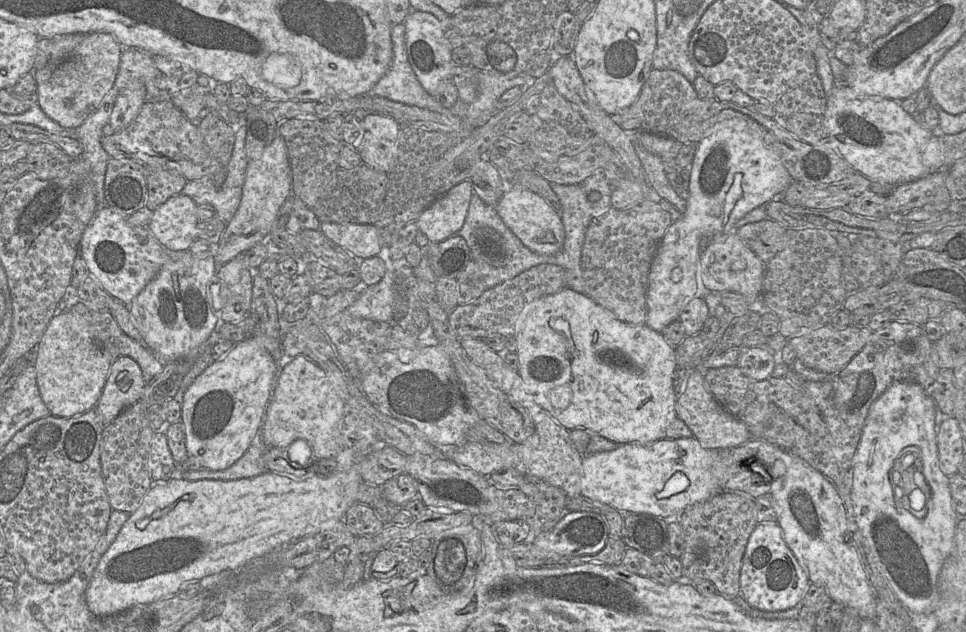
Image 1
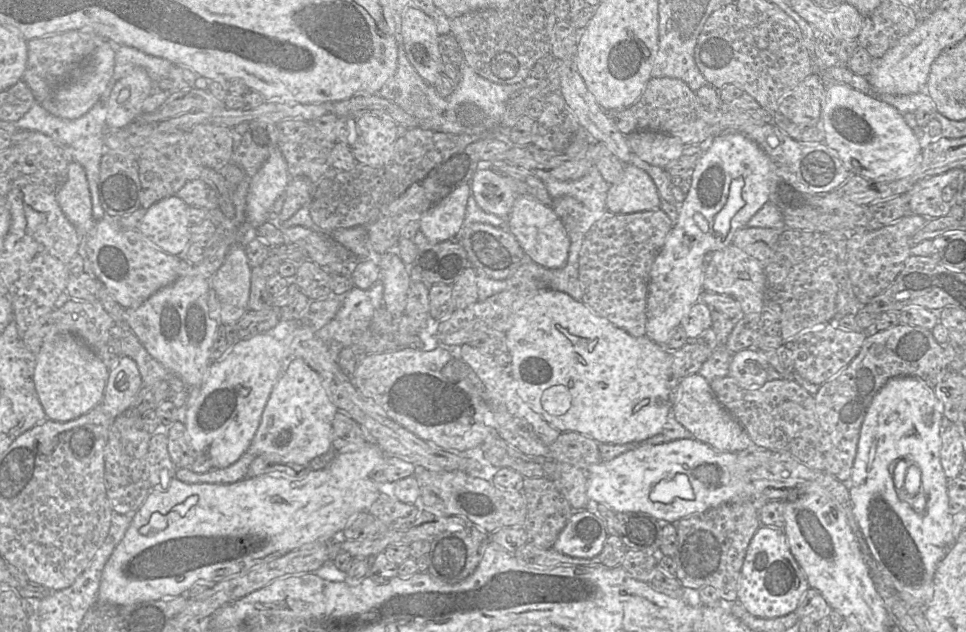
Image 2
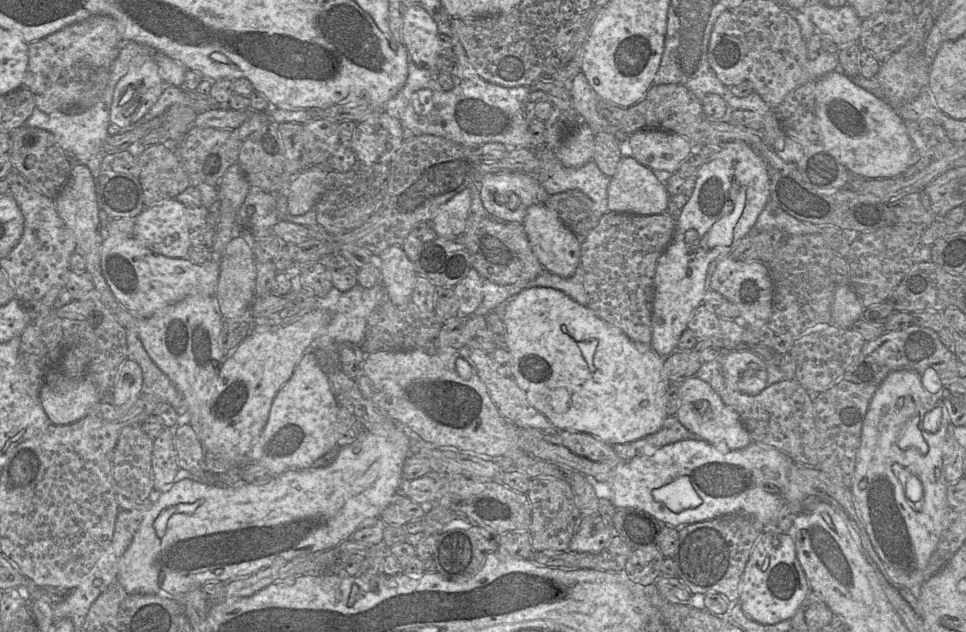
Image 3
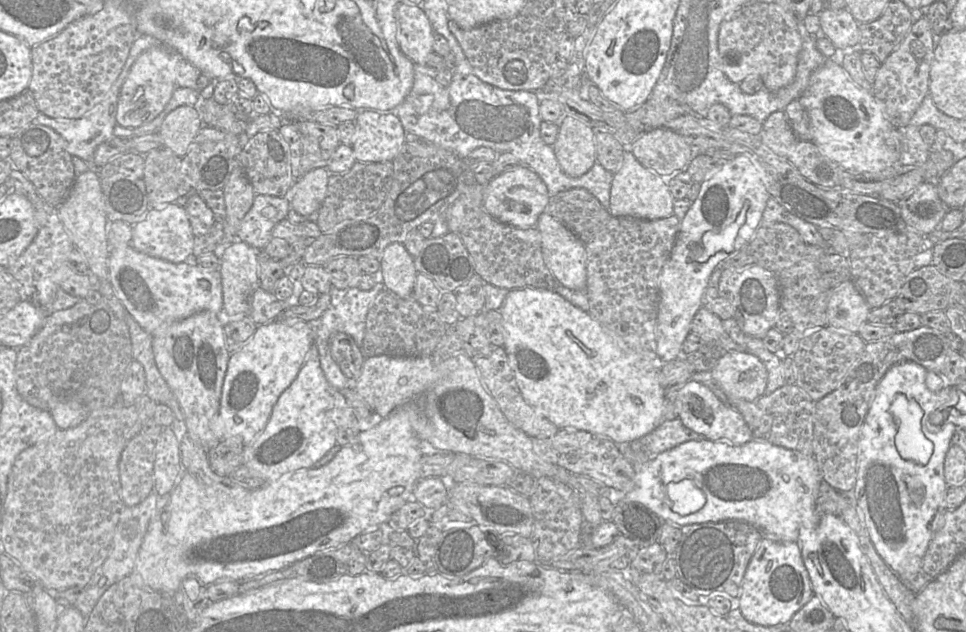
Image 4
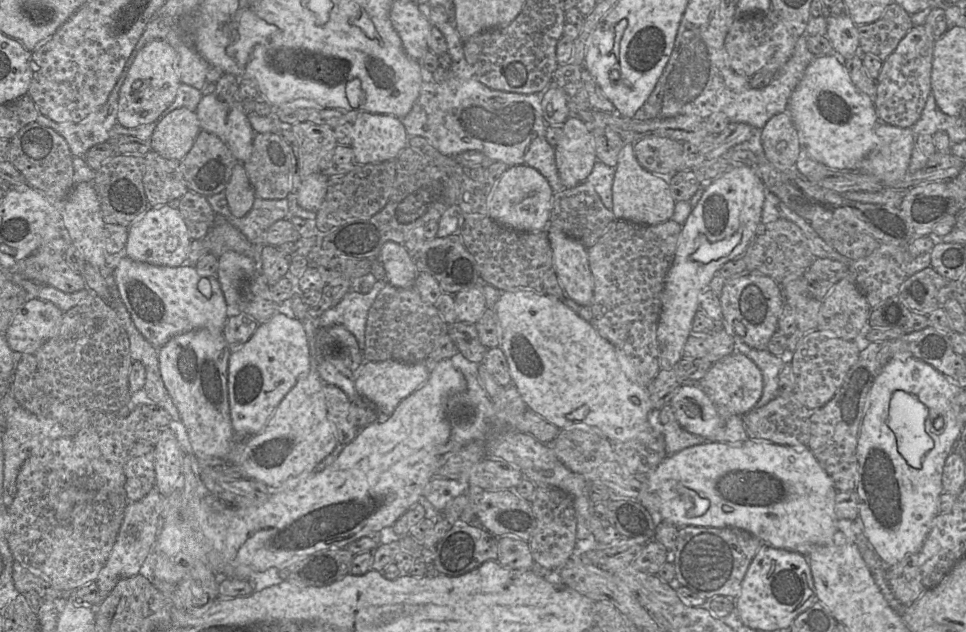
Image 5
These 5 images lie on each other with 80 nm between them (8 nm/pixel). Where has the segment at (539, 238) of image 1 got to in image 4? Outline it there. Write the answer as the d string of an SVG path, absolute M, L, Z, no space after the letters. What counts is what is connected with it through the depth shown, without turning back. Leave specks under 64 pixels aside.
M547 212L539 216L536 228L541 234L545 265L556 281L571 290L585 290L585 244Z

